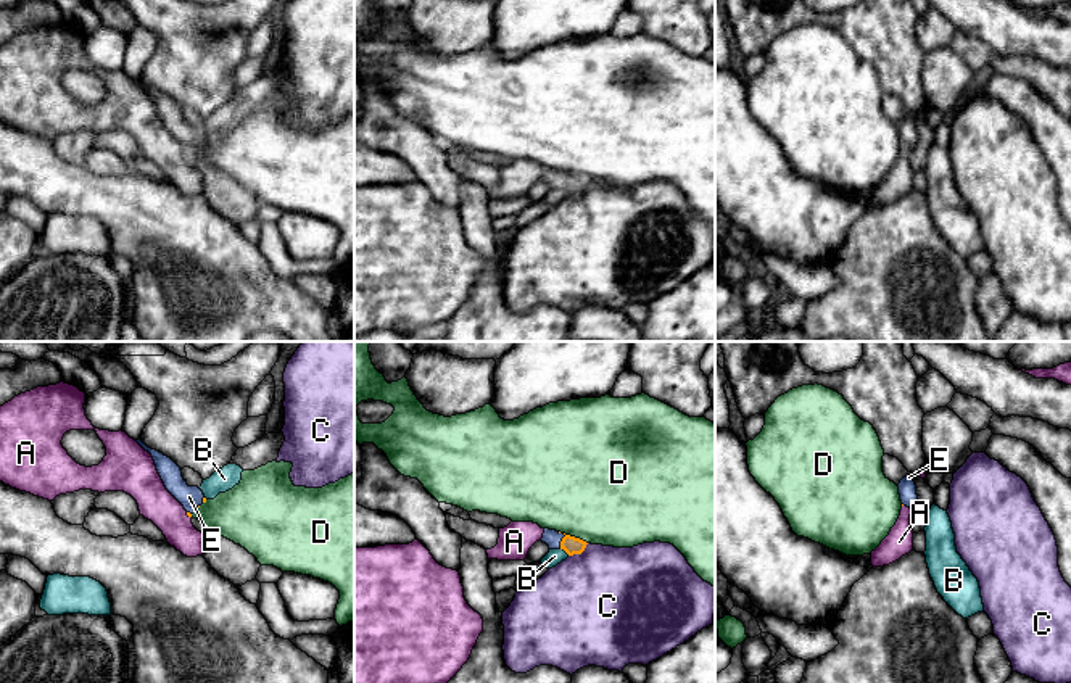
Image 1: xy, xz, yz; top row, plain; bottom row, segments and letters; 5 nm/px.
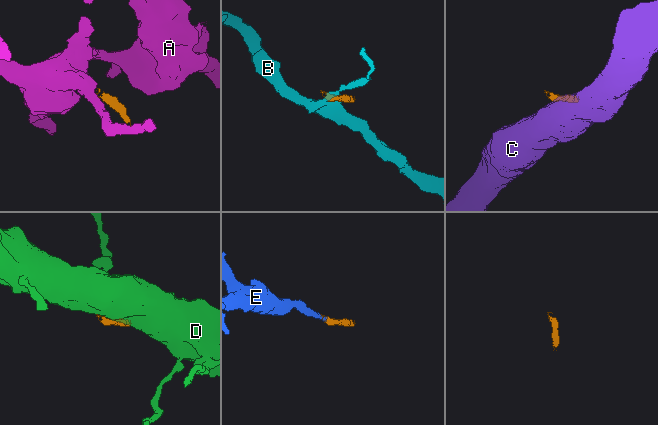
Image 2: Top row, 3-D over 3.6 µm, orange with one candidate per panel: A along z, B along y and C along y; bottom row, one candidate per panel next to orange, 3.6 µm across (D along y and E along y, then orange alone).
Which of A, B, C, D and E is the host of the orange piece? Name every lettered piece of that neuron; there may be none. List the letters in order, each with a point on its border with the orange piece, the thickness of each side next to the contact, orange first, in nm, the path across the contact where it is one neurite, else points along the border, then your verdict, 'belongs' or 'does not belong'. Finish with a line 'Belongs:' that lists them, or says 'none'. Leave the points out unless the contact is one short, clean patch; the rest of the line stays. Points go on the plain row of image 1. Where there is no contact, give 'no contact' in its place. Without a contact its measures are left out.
A: xy (189, 155) | 20/180 nm | along xy (186, 152), (190, 157) | does not belong
B: xz (566, 190) | 90/80 nm | along xz (561, 187), (569, 194) | does not belong
C: xz (578, 192) | 90/500 nm | along xz (588, 182), (580, 192), (569, 195) | does not belong
D: xz (574, 176) | 90/500 nm | does not belong
E: xz (561, 181) | 90/90 nm | across xz (570, 184), (561, 181), (553, 177) | belongs
Belongs: E

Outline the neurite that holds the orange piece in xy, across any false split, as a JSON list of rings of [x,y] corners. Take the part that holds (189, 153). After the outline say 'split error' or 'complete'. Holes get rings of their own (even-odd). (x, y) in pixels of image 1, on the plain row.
[[[140,77],[135,81],[151,93],[166,129],[184,145],[187,155],[192,156],[195,148],[206,142],[203,130],[198,126],[187,124],[180,106],[171,97],[148,87]]] | split error

